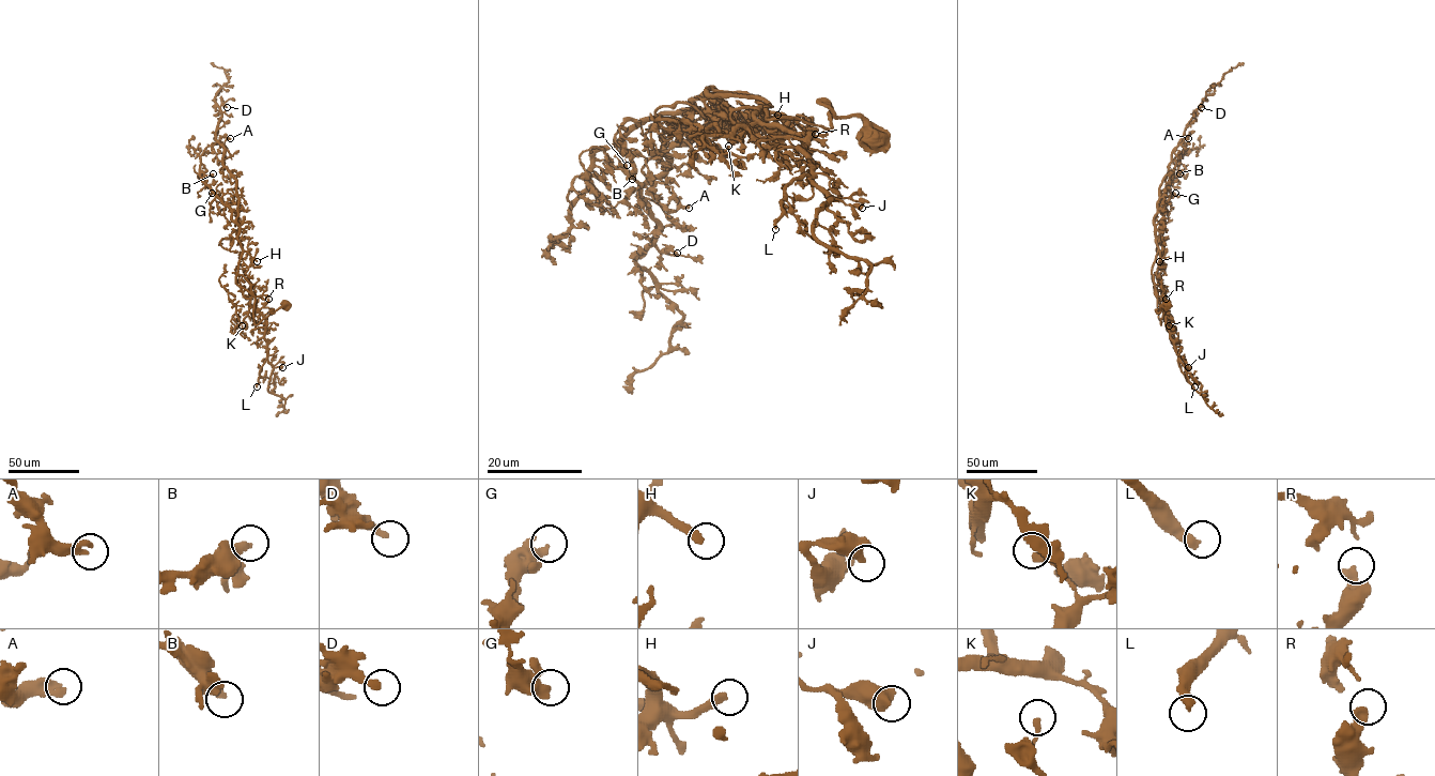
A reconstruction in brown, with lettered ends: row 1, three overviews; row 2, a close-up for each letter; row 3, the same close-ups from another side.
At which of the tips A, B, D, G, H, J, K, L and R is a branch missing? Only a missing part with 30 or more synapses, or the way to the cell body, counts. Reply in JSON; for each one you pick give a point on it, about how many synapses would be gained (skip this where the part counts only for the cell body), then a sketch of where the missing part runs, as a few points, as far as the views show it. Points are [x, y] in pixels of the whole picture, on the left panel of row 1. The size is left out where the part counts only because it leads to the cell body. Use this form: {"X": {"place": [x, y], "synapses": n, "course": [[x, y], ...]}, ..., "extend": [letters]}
{"H": {"place": [257, 261], "synapses": 90, "course": [[257, 261], [262, 267], [258, 273], [266, 276]]}, "L": {"place": [257, 386], "synapses": 45}, "extend": ["H", "L"]}

